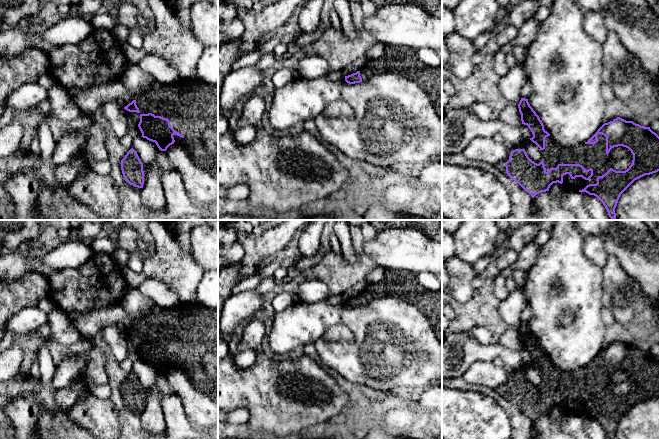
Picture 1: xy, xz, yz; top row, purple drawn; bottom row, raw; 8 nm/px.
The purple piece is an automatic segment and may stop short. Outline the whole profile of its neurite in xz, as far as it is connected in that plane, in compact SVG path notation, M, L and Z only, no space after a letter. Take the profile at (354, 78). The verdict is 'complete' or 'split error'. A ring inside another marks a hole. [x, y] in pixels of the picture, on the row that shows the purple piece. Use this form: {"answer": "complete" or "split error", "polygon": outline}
{"answer": "split error", "polygon": "M390 46L378 60L370 60L356 73L345 76L349 84L370 80L376 75L395 73L415 81L430 97L442 117L442 64L430 67L422 63L410 47Z"}

